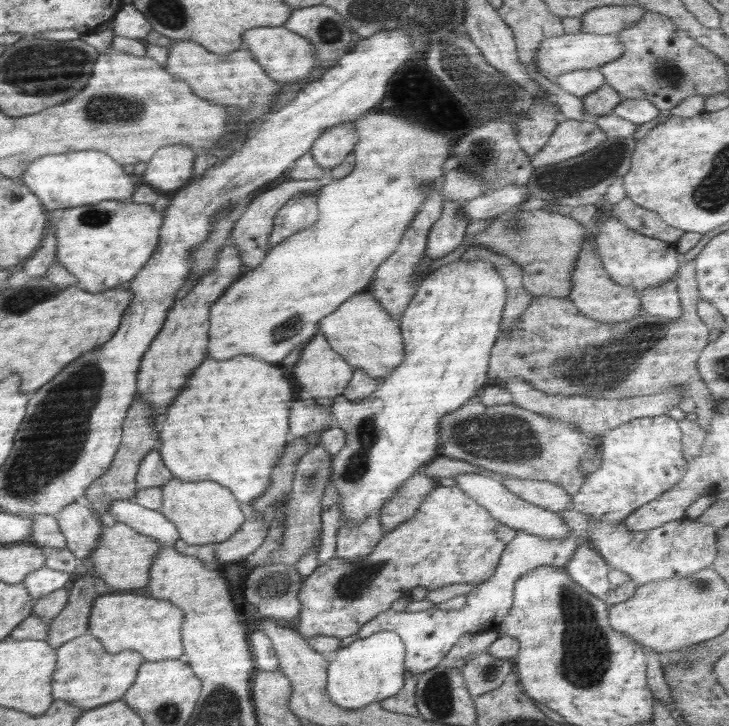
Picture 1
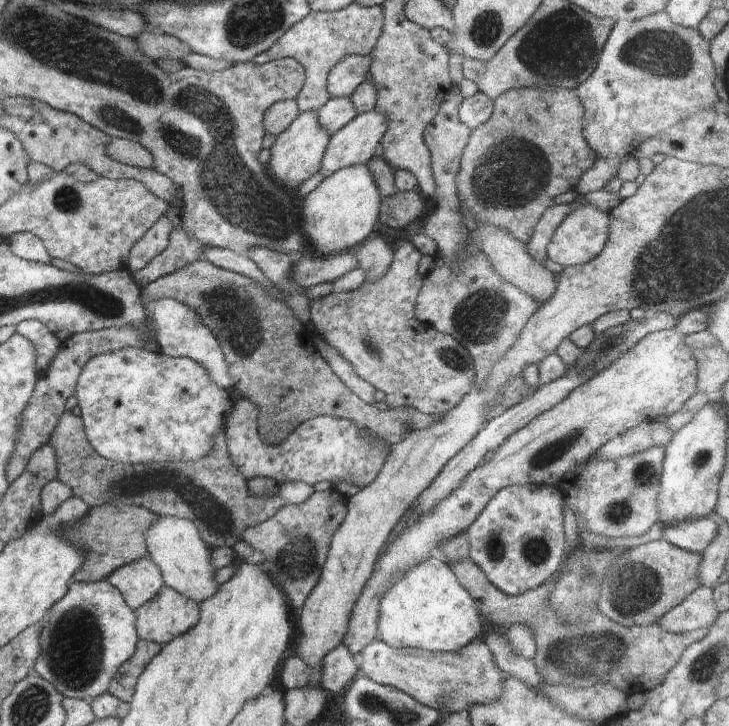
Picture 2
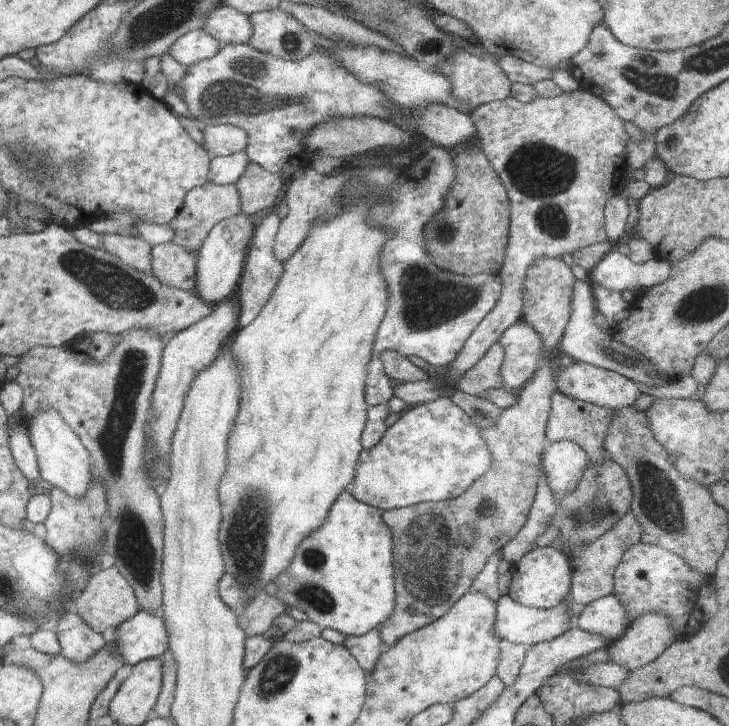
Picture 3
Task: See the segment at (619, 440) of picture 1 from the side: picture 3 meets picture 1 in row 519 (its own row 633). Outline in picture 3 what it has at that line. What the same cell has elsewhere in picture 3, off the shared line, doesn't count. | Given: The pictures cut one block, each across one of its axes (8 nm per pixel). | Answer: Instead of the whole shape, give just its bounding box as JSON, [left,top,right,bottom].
[575,593,630,641]

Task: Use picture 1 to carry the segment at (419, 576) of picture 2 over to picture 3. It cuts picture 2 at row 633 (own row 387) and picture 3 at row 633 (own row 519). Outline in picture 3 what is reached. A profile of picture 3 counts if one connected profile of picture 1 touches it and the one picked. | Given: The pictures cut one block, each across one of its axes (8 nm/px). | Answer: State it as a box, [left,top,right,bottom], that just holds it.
[262,490,394,636]

